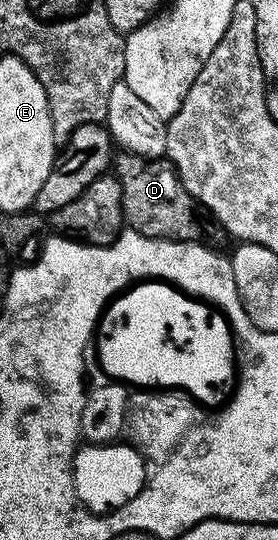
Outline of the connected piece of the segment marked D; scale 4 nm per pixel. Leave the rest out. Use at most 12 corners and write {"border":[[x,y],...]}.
{"border":[[119,150],[122,221],[149,239],[227,242],[173,163]]}

